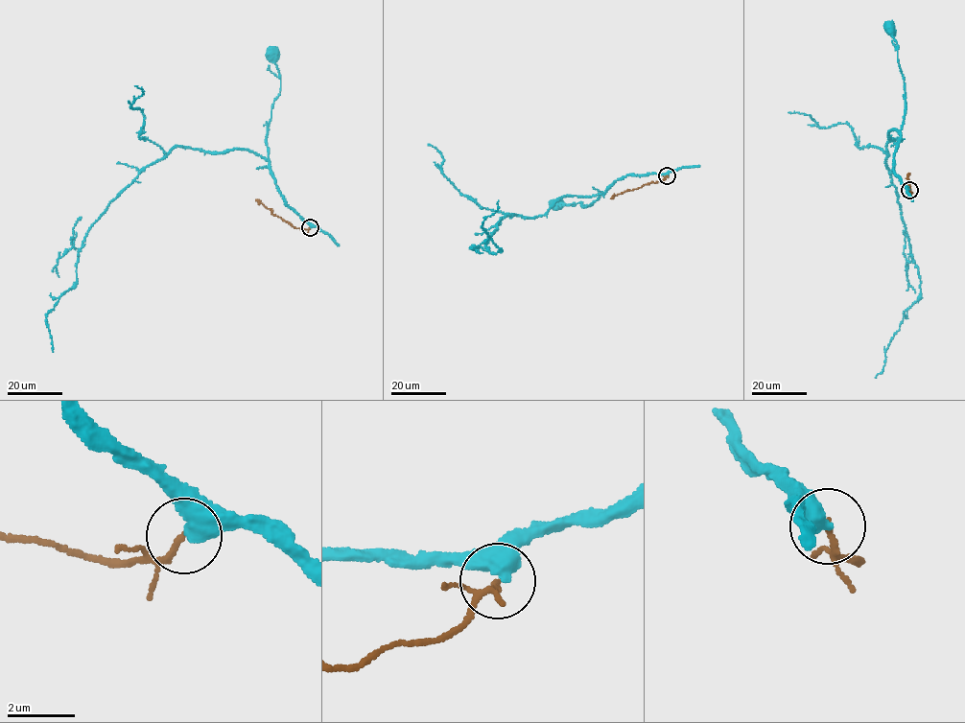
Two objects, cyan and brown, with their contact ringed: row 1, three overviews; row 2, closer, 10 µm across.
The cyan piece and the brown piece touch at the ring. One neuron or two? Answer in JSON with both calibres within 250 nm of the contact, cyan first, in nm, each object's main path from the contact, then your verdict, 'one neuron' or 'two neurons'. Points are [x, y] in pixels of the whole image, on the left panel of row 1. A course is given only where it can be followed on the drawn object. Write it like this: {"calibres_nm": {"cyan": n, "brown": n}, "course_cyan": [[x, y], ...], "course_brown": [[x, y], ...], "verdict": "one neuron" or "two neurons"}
{"calibres_nm": {"cyan": 550, "brown": 120}, "course_cyan": [[310, 227], [285, 200], [270, 169], [266, 127], [280, 87], [272, 55]], "course_brown": [[310, 227], [304, 230], [293, 226], [256, 199]], "verdict": "two neurons"}

